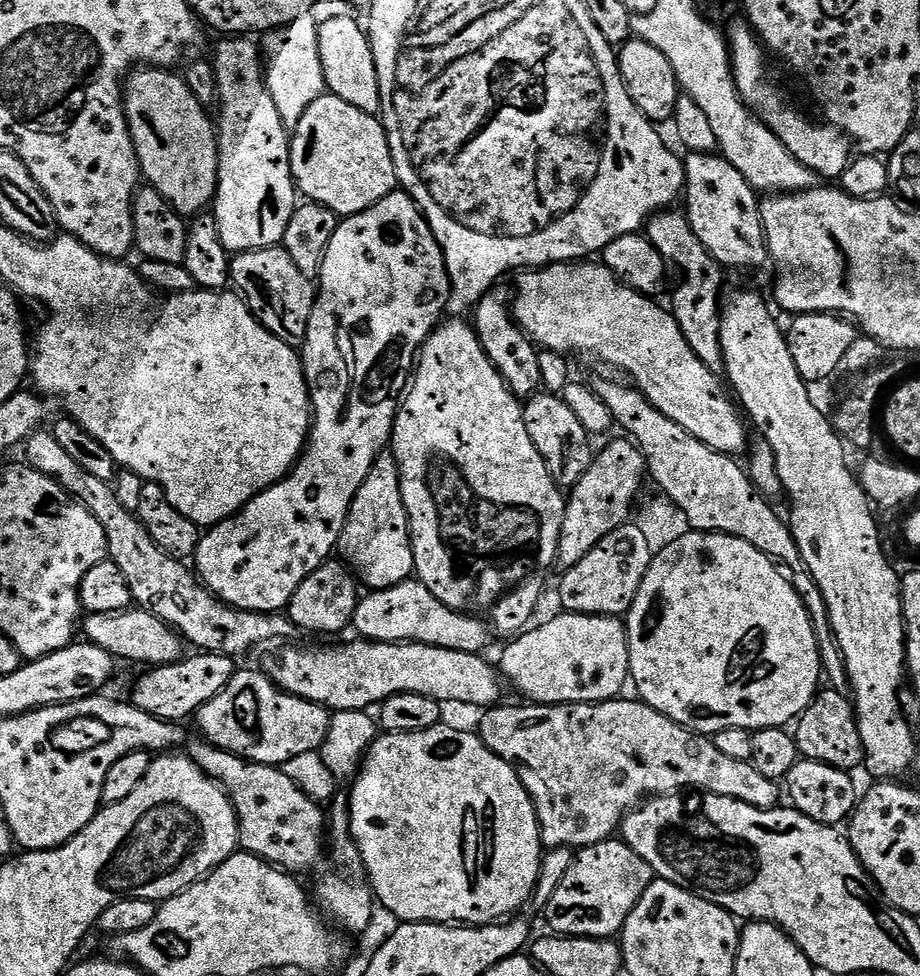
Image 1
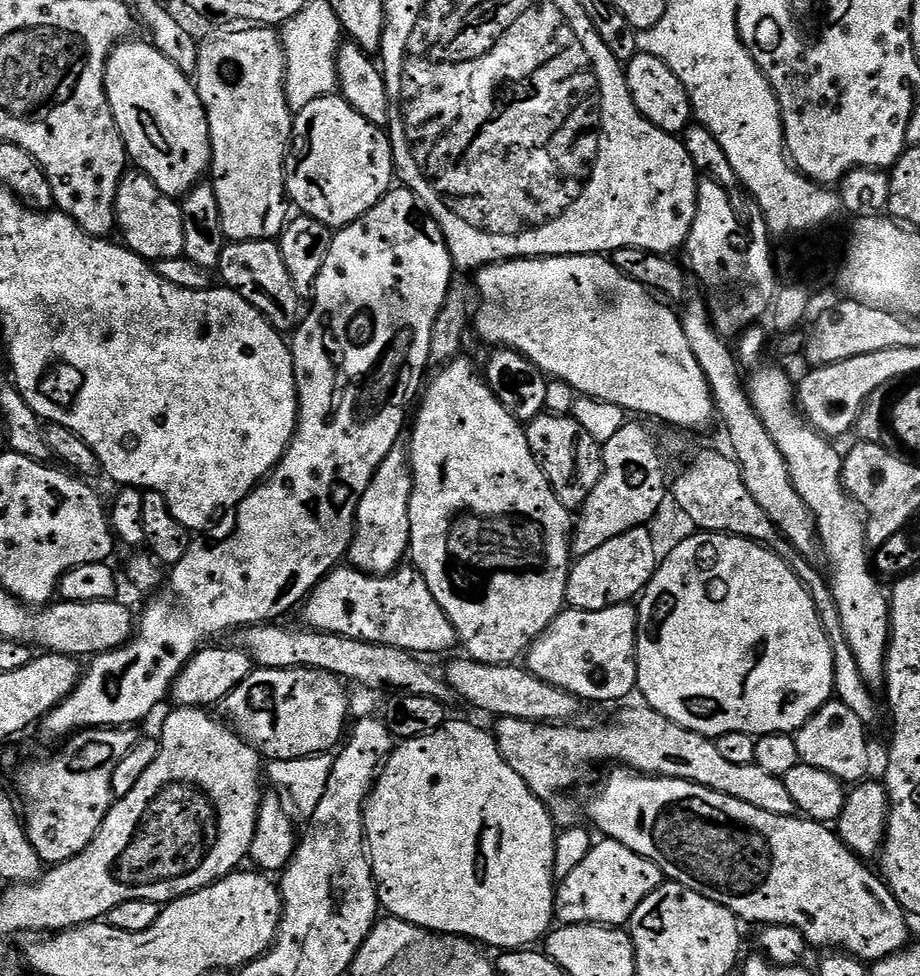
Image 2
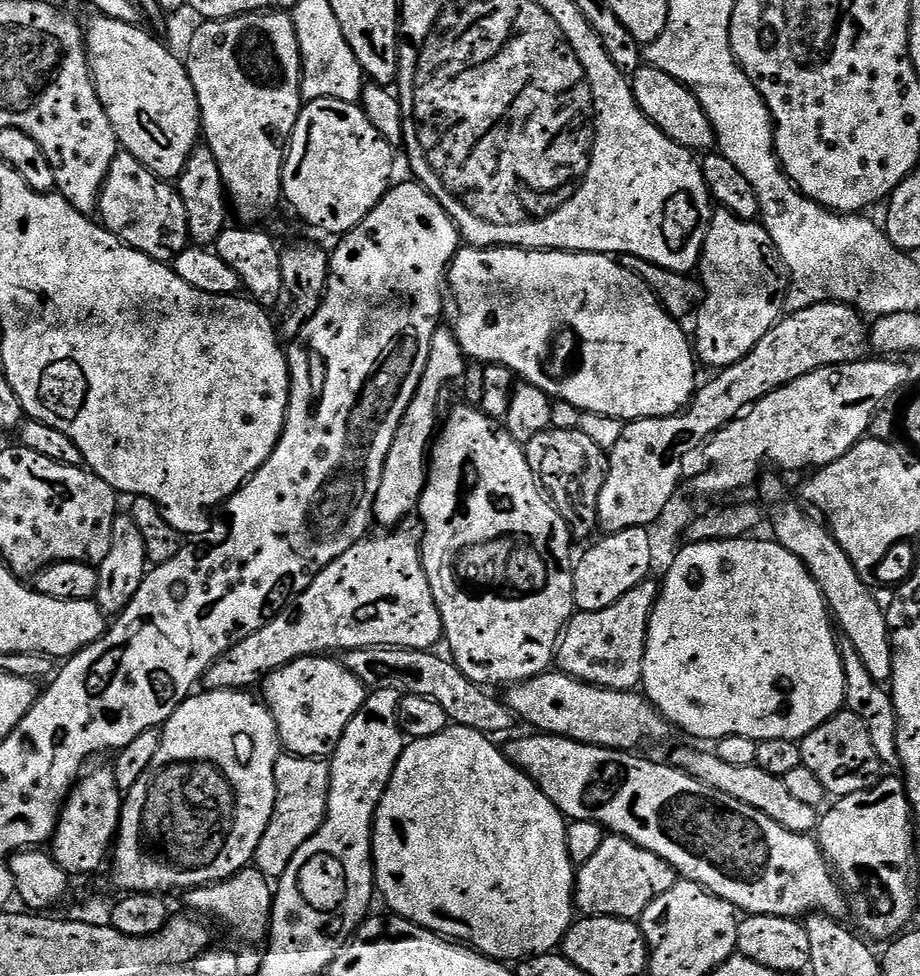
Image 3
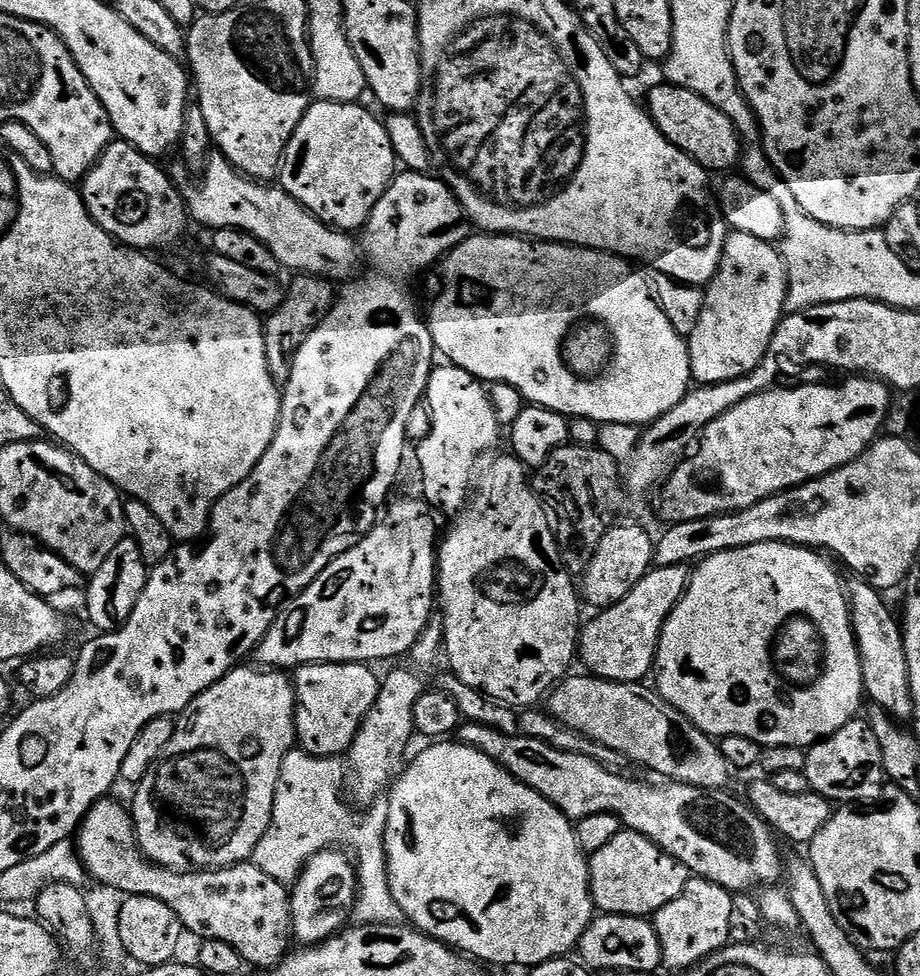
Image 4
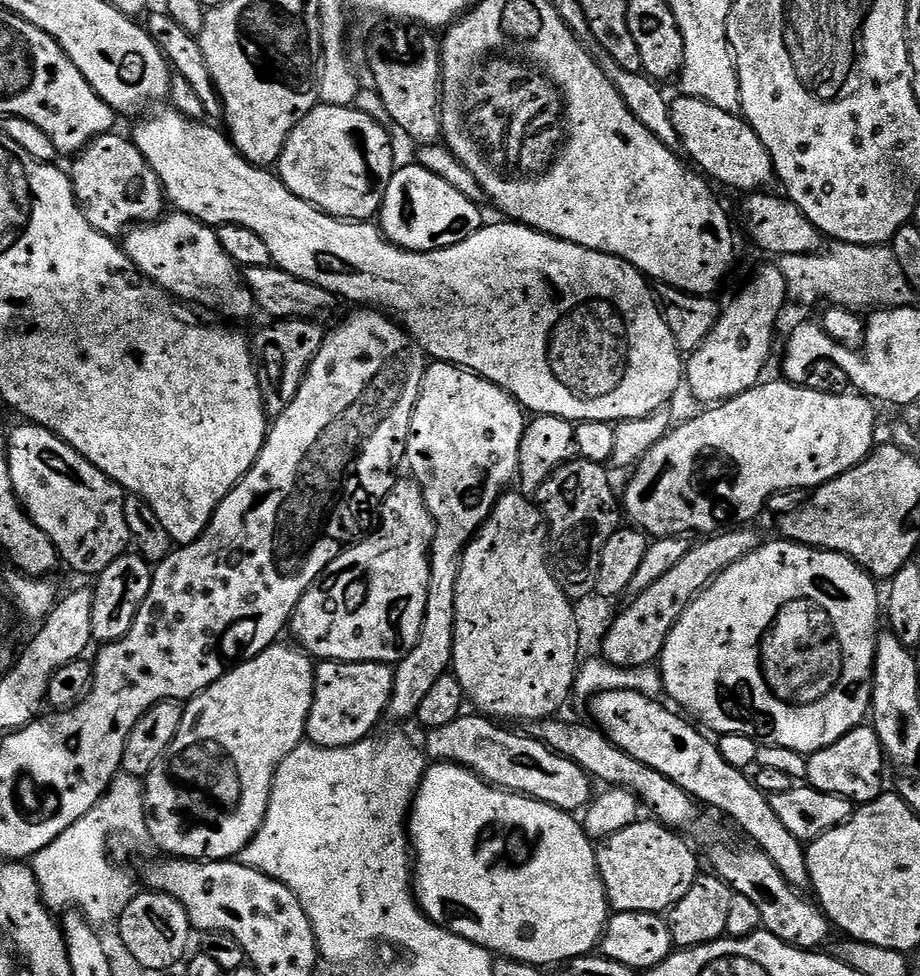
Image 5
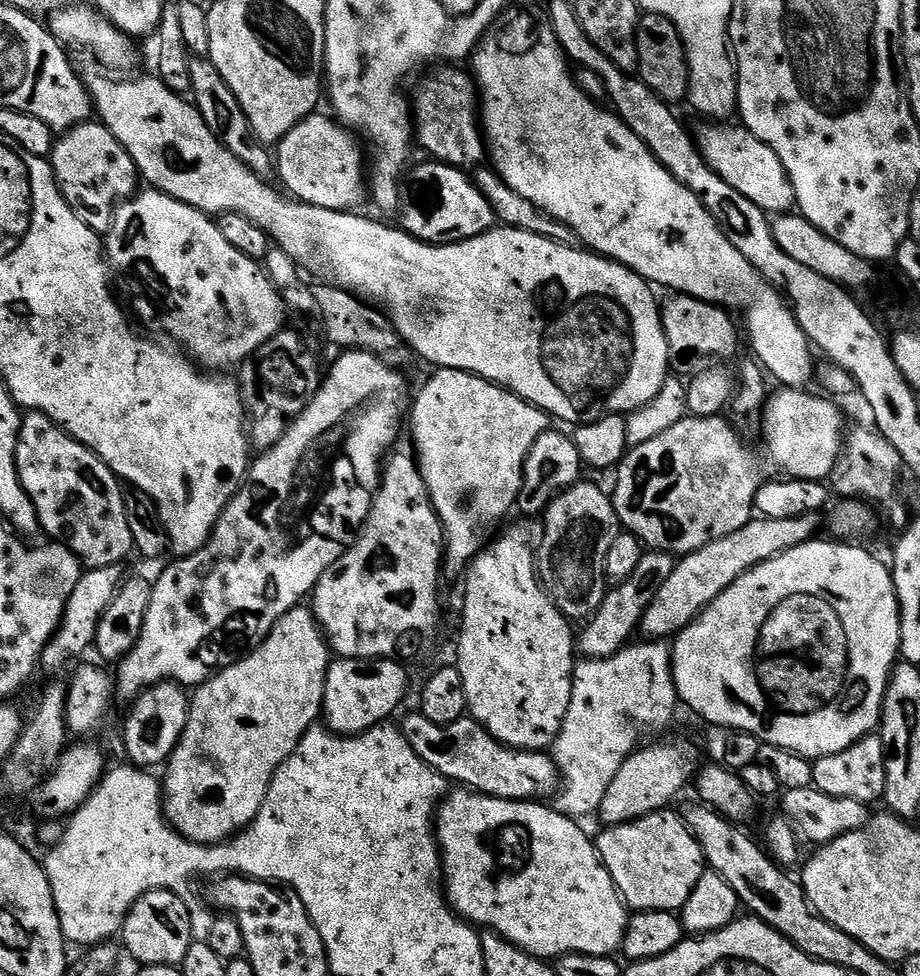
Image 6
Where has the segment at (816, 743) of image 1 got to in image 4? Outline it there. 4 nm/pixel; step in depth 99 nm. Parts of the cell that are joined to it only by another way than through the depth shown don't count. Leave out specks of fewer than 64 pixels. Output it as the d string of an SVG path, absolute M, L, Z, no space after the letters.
M867 719L851 720L842 730L830 734L825 740L819 740L804 753L806 766L804 776L808 779L808 787L819 796L833 802L871 802L877 800L885 790L886 777L882 766L882 749L878 746L878 738L874 738L874 730L870 730Z

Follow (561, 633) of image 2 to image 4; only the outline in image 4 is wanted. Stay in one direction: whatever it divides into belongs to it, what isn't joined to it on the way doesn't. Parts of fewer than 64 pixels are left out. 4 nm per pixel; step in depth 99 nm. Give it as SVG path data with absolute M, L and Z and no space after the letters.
M688 564L653 567L642 582L638 582L638 586L634 586L634 590L622 598L622 602L597 611L593 615L596 617L581 627L579 663L584 663L591 675L602 680L613 680L619 684L641 683L645 679L643 676L653 671L664 623L688 589L689 575Z

